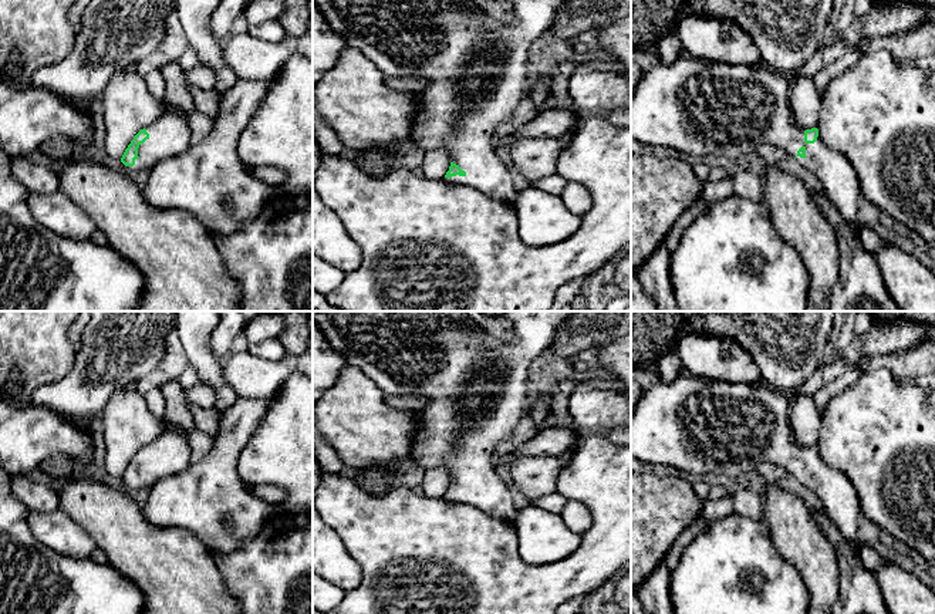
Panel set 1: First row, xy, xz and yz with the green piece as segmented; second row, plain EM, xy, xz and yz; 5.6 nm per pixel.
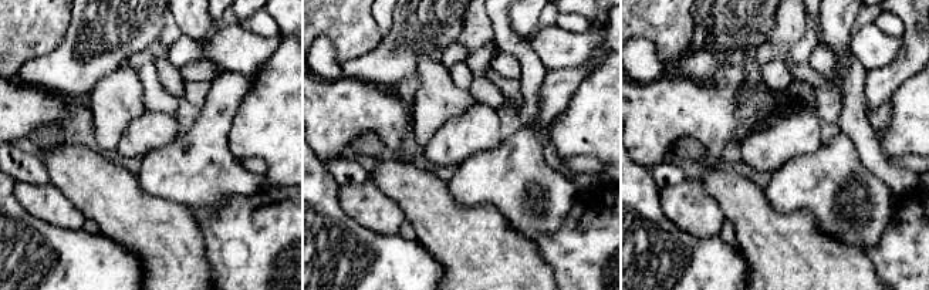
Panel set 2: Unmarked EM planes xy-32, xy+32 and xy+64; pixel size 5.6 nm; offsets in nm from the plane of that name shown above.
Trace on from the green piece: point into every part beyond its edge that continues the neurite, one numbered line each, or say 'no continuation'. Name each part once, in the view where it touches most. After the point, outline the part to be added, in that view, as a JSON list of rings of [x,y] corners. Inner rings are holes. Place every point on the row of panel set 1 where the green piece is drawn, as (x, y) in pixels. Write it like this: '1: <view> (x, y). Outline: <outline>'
1: yz (701, 108). Outline: [[[688,54],[669,65],[656,61],[642,71],[631,95],[631,139],[702,159],[739,159],[762,146],[780,148],[820,181],[824,193],[811,189],[810,193],[830,225],[857,223],[857,203],[863,195],[851,162],[837,151],[831,151],[830,162],[813,162],[797,155],[804,131],[797,126],[790,108],[790,85],[786,75],[759,65],[709,63]]]

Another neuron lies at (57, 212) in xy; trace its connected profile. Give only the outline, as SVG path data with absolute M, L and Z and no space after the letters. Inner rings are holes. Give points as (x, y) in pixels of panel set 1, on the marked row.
M63 190L30 193L27 199L33 216L47 229L74 240L90 240L97 229L91 217Z

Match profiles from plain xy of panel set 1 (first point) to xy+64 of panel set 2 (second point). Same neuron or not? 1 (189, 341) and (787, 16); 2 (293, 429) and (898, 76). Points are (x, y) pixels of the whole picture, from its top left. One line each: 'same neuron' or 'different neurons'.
1: same neuron
2: different neurons

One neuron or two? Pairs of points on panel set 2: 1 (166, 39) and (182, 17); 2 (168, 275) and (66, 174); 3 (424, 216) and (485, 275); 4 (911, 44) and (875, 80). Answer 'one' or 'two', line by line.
1: one
2: one
3: one
4: one

